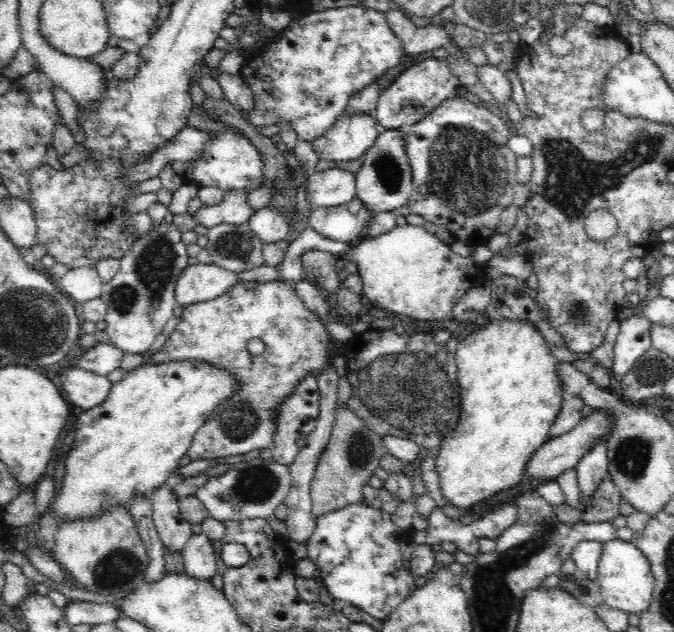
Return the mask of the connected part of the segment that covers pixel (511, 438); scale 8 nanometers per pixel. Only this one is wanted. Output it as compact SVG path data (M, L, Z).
M506 318L488 320L483 328L473 331L457 345L455 361L457 386L462 391L462 412L457 427L445 436L440 444L440 454L435 458L442 494L452 506L464 510L522 480L530 456L544 444L566 398L557 373L560 361L556 360L550 347L542 330L532 321Z

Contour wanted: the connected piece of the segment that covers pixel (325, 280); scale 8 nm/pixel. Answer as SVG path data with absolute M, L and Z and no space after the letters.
M310 251L302 256L303 276L316 284L325 294L338 293L341 286L338 272L342 266L340 258L326 251Z

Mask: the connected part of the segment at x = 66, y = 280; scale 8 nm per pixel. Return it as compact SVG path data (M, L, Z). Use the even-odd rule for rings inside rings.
M95 267L74 268L57 282L58 289L79 304L100 298L106 284L100 279Z

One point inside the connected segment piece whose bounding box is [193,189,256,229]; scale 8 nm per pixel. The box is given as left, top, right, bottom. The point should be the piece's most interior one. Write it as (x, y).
(234, 208)

